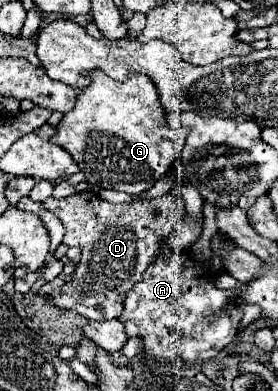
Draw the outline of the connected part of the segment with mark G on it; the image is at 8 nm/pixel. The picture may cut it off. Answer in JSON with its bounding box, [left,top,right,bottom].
[51,73,189,195]

